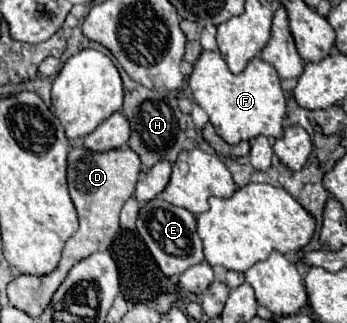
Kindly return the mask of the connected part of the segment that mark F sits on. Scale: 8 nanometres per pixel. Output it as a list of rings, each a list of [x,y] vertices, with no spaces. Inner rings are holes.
[[[202,52],[194,64],[192,76],[188,78],[188,86],[192,90],[192,98],[200,108],[206,110],[210,122],[224,142],[238,144],[240,140],[254,140],[256,136],[282,136],[286,96],[280,86],[278,72],[262,58],[250,60],[244,72],[232,74],[220,52]]]

